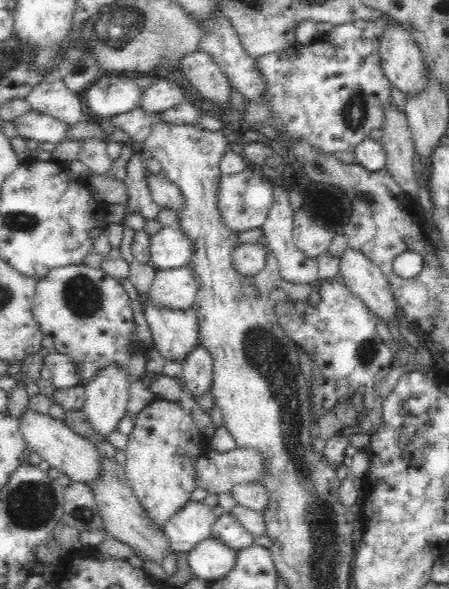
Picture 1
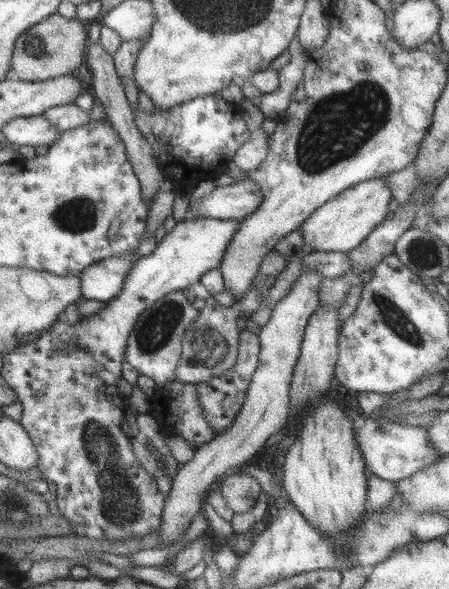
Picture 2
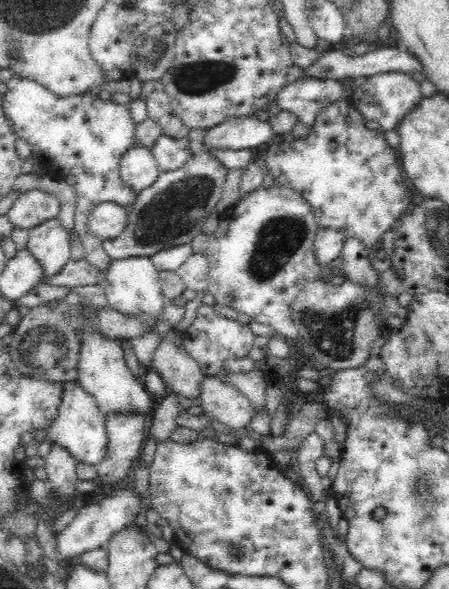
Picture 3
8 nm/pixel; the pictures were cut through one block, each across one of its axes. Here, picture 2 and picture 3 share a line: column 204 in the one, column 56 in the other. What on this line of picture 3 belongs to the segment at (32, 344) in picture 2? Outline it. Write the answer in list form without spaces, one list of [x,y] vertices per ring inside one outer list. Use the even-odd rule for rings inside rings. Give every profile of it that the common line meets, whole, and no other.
[[[57,217],[44,221],[29,230],[27,249],[42,266],[43,276],[51,277],[71,258],[69,233]]]

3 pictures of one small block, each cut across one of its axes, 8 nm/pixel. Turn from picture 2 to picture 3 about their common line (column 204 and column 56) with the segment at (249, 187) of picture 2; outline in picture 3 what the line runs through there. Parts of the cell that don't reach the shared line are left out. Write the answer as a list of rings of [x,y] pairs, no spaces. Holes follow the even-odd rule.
[[[32,189],[19,194],[7,215],[14,226],[30,230],[44,221],[56,218],[58,212],[58,197],[39,189]]]

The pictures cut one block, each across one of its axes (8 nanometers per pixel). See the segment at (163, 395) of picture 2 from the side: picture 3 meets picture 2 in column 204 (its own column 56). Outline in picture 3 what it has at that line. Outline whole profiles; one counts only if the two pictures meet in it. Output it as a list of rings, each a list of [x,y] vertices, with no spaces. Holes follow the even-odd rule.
[[[77,381],[63,382],[62,386],[58,414],[53,424],[46,429],[47,440],[68,450],[78,462],[96,466],[104,460],[108,444],[104,413],[98,408],[96,399],[88,394]]]

